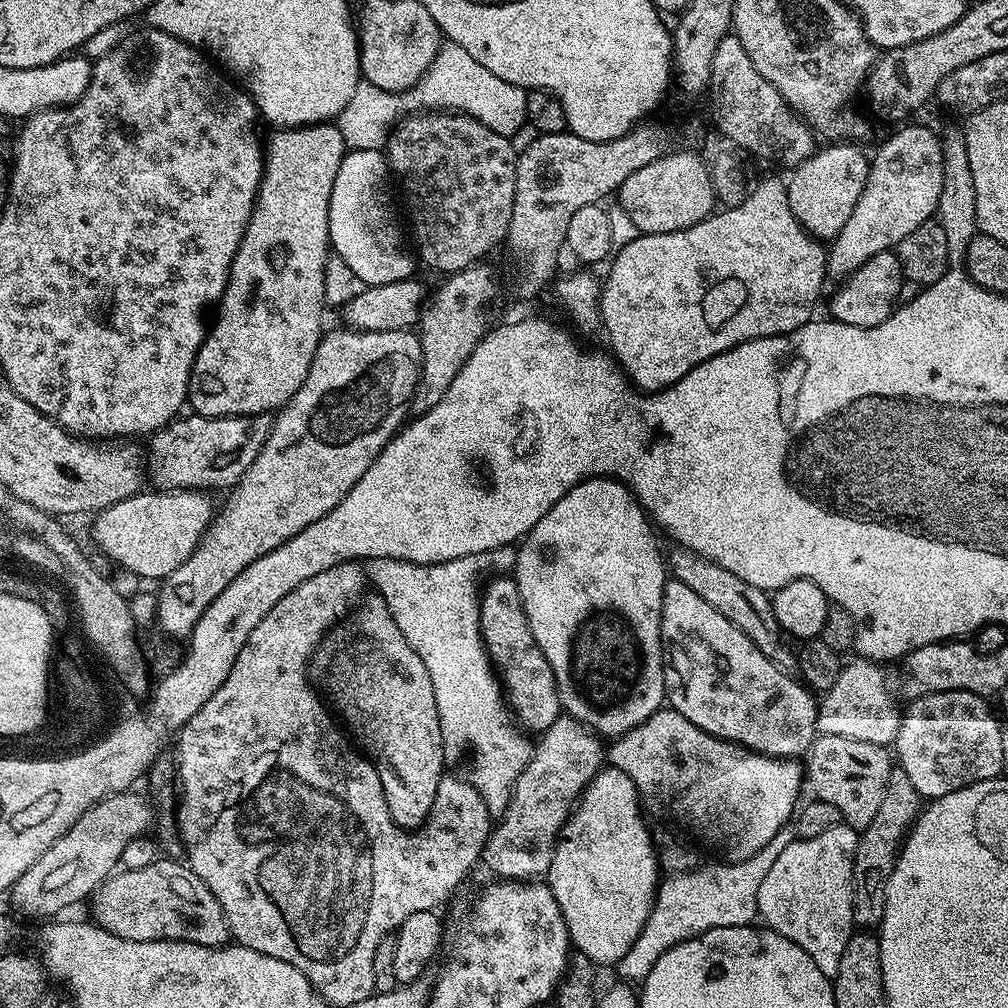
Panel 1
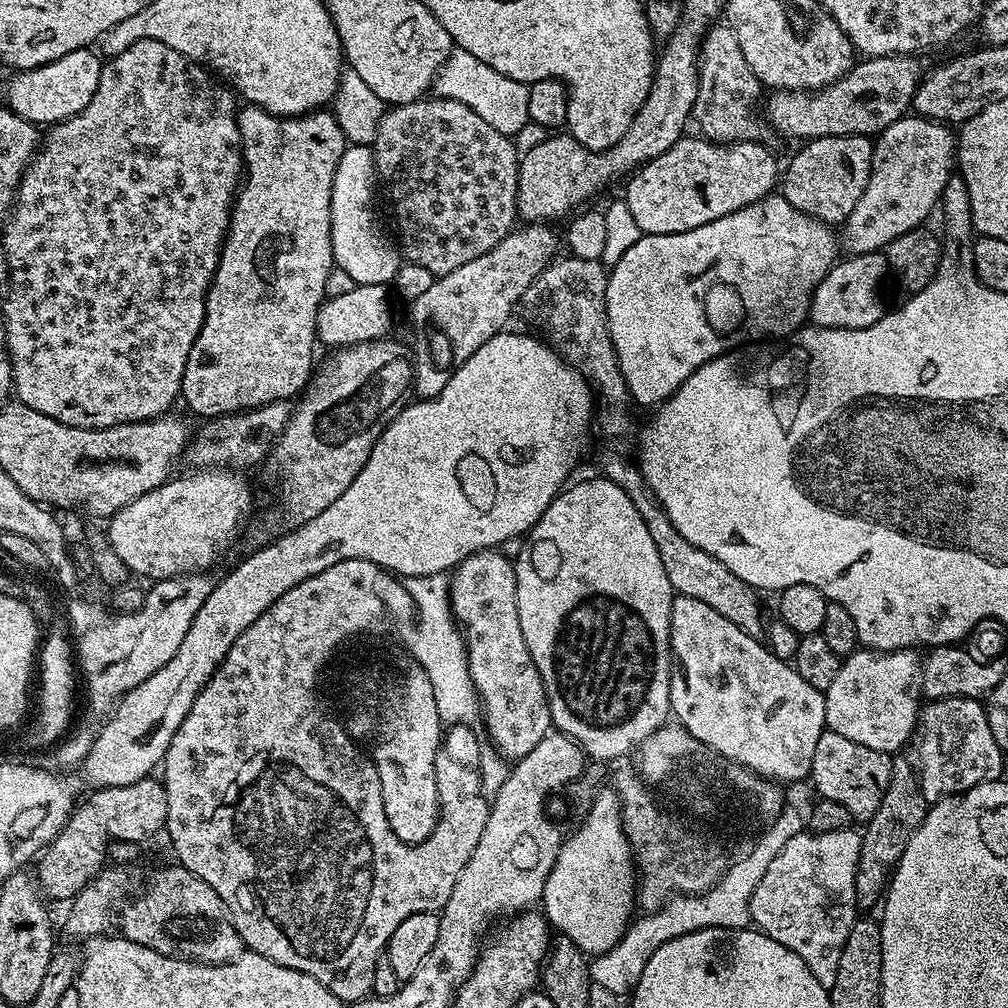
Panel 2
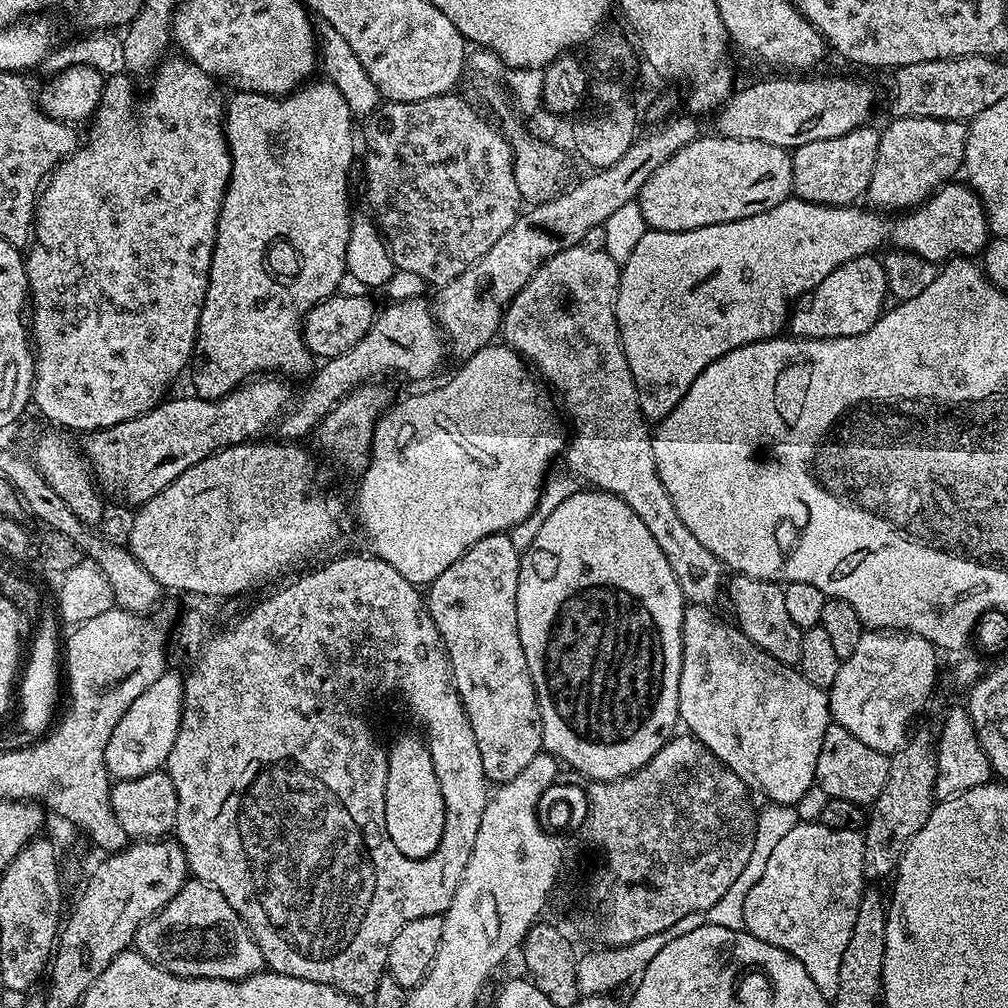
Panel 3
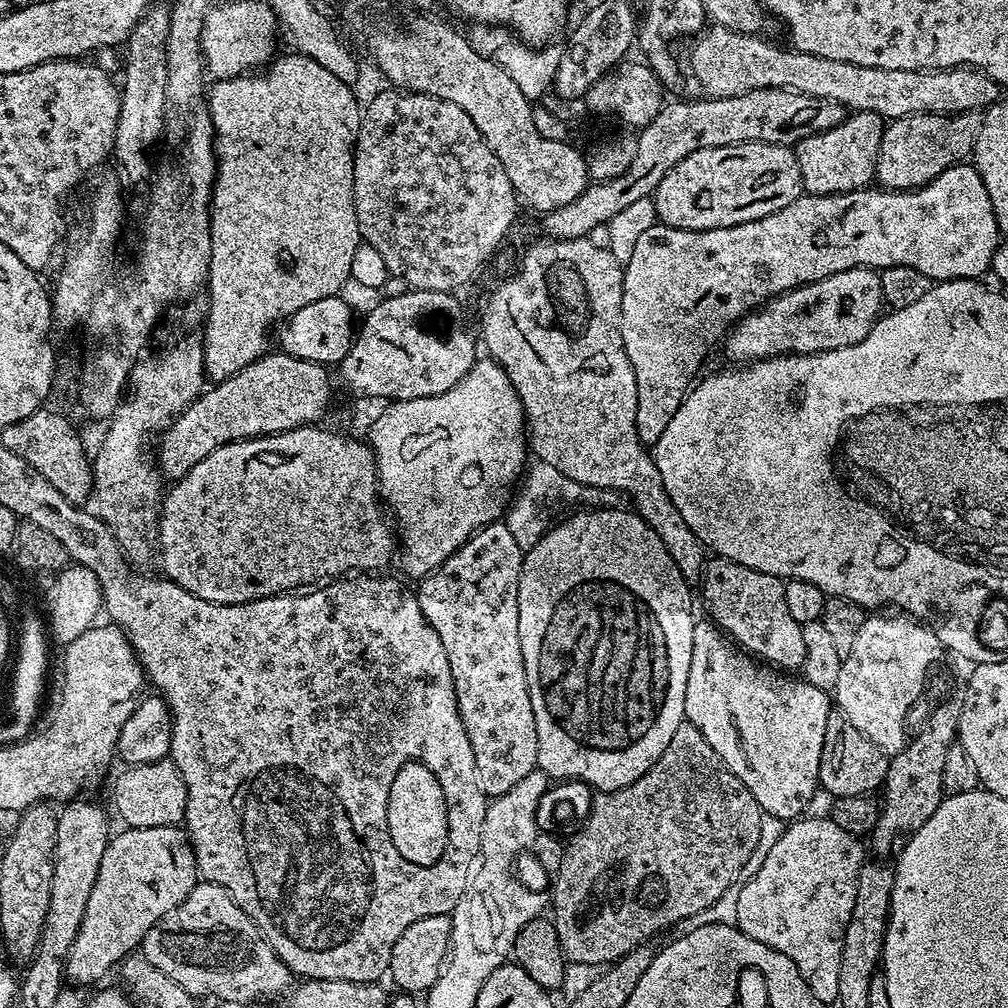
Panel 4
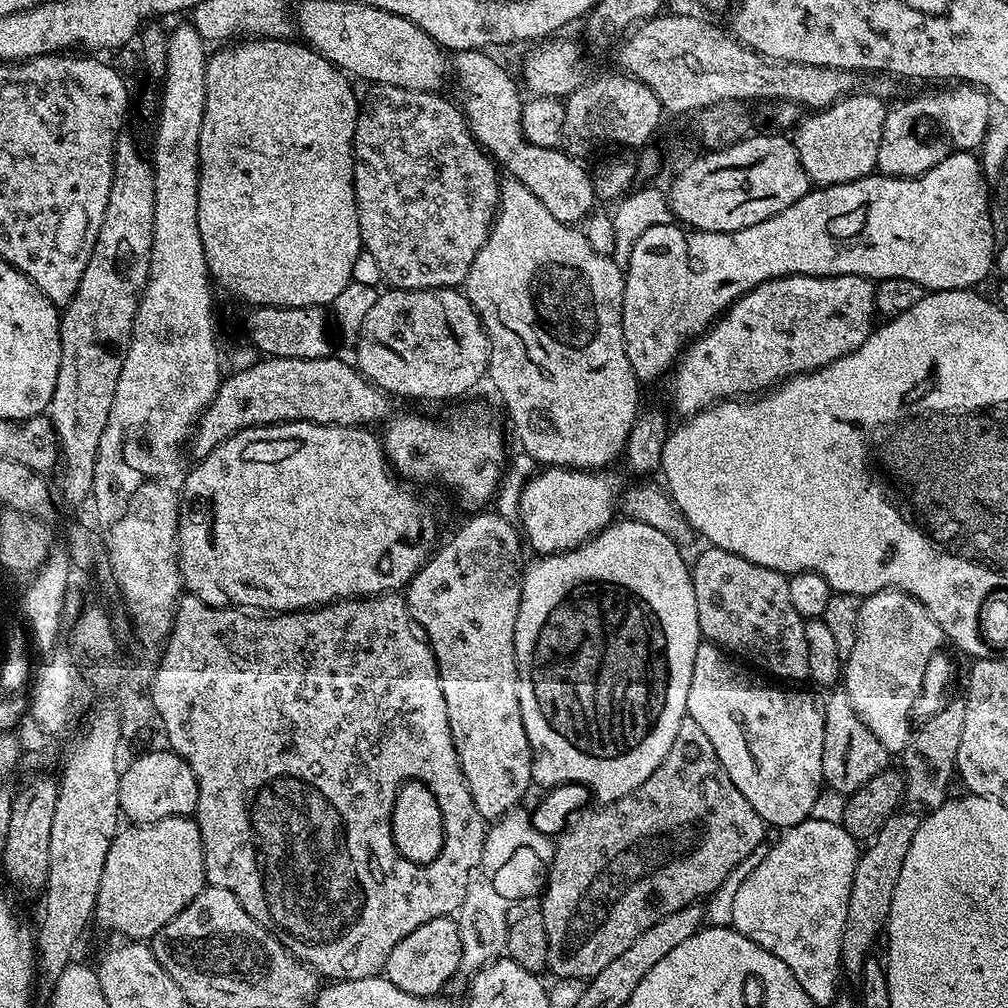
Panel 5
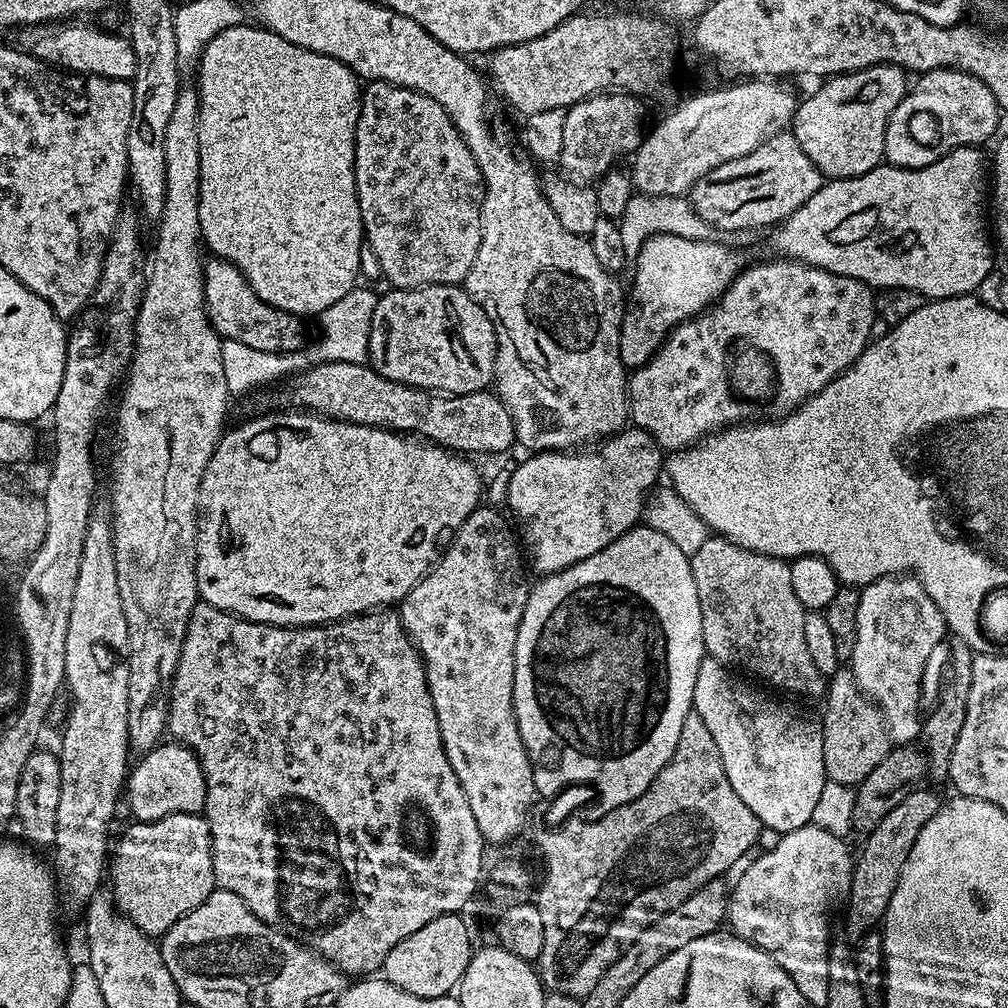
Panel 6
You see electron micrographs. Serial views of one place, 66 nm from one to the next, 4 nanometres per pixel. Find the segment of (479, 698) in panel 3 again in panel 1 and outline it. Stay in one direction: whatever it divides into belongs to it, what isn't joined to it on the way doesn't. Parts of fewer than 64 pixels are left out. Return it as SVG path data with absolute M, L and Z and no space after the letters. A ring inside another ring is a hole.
M511 575L500 576L488 585L483 585L480 597L480 638L488 652L488 659L498 673L508 707L517 725L529 733L544 733L562 715L560 699L556 693L554 672L550 670L550 664L530 634L522 598Z

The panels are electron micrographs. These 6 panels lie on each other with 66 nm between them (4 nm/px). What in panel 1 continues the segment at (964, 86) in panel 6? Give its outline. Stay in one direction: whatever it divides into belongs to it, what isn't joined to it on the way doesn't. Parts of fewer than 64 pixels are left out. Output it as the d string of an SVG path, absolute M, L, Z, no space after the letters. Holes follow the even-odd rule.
M912 123L897 127L900 128L897 132L890 133L881 142L876 157L871 157L862 195L858 197L846 226L838 230L827 249L829 277L850 275L862 266L862 262L868 262L874 254L895 249L906 234L914 234L918 226L935 217L938 194L942 194L940 136L924 124Z

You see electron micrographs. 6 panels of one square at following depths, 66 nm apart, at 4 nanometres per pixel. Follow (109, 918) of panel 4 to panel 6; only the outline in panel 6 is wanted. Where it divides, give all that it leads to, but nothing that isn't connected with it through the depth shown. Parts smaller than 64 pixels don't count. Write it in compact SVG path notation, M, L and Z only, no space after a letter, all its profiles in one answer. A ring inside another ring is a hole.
M170 814L166 818L132 822L124 832L120 842L115 843L114 855L110 860L110 891L116 907L143 930L146 936L159 938L178 922L190 910L202 906L206 898L217 887L214 878L214 862L212 861L212 835L210 826L203 815Z

